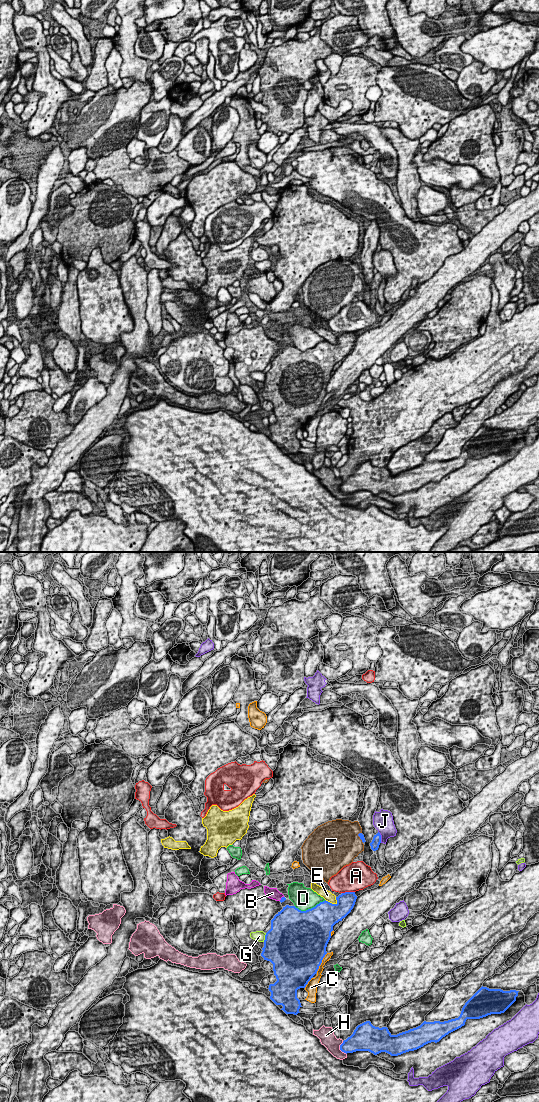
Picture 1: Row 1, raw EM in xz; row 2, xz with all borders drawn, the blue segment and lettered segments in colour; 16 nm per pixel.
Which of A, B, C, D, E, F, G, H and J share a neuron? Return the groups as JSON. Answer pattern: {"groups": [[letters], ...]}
{"groups": [["A"], ["B"], ["C"], ["D"], ["E"], ["F"], ["G"], ["H"], ["J"]]}

